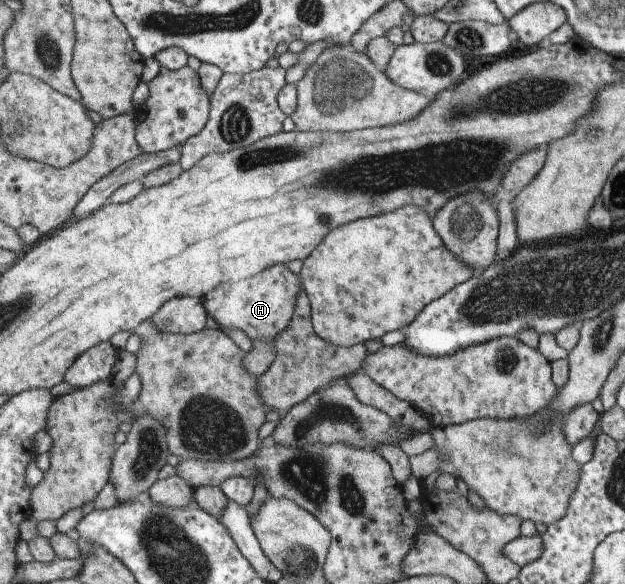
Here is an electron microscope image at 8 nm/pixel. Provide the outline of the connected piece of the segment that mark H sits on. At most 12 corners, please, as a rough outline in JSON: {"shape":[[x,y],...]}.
{"shape":[[277,263],[200,302],[219,330],[274,342],[298,275]]}

